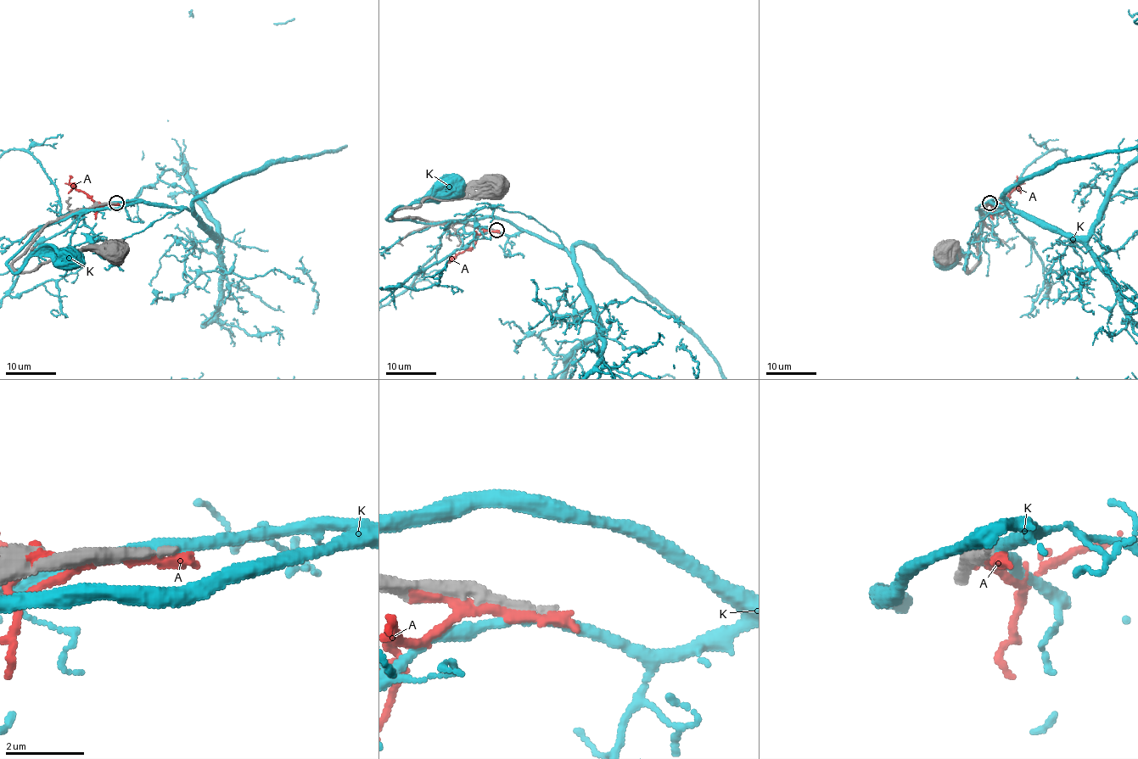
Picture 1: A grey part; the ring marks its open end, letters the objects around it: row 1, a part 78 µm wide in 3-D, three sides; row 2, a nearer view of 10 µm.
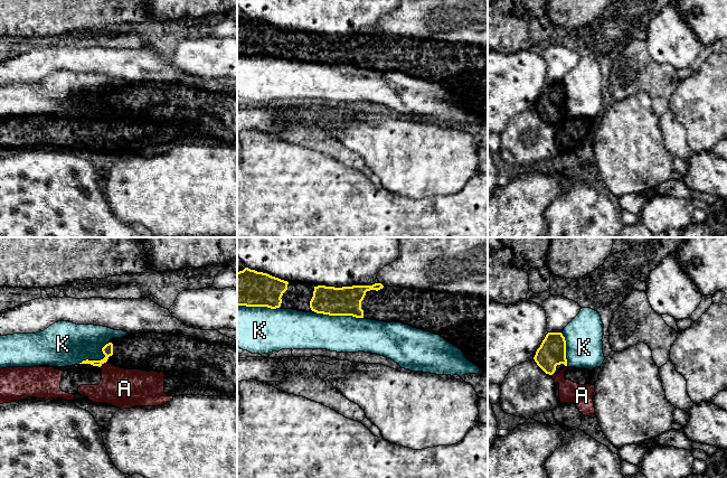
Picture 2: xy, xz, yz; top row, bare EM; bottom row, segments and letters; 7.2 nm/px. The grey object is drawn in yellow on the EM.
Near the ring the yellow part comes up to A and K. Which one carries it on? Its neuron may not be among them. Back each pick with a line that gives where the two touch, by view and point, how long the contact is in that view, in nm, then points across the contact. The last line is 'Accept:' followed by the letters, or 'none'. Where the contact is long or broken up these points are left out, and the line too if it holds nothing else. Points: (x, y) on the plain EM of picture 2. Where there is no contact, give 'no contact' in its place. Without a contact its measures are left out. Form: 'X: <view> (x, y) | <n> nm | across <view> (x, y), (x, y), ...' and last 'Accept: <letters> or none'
Accept: none

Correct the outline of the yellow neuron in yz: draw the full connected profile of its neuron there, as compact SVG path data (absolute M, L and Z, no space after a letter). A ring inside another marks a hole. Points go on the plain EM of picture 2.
M548 82L534 106L537 114L549 124L567 115L566 90L561 82Z

